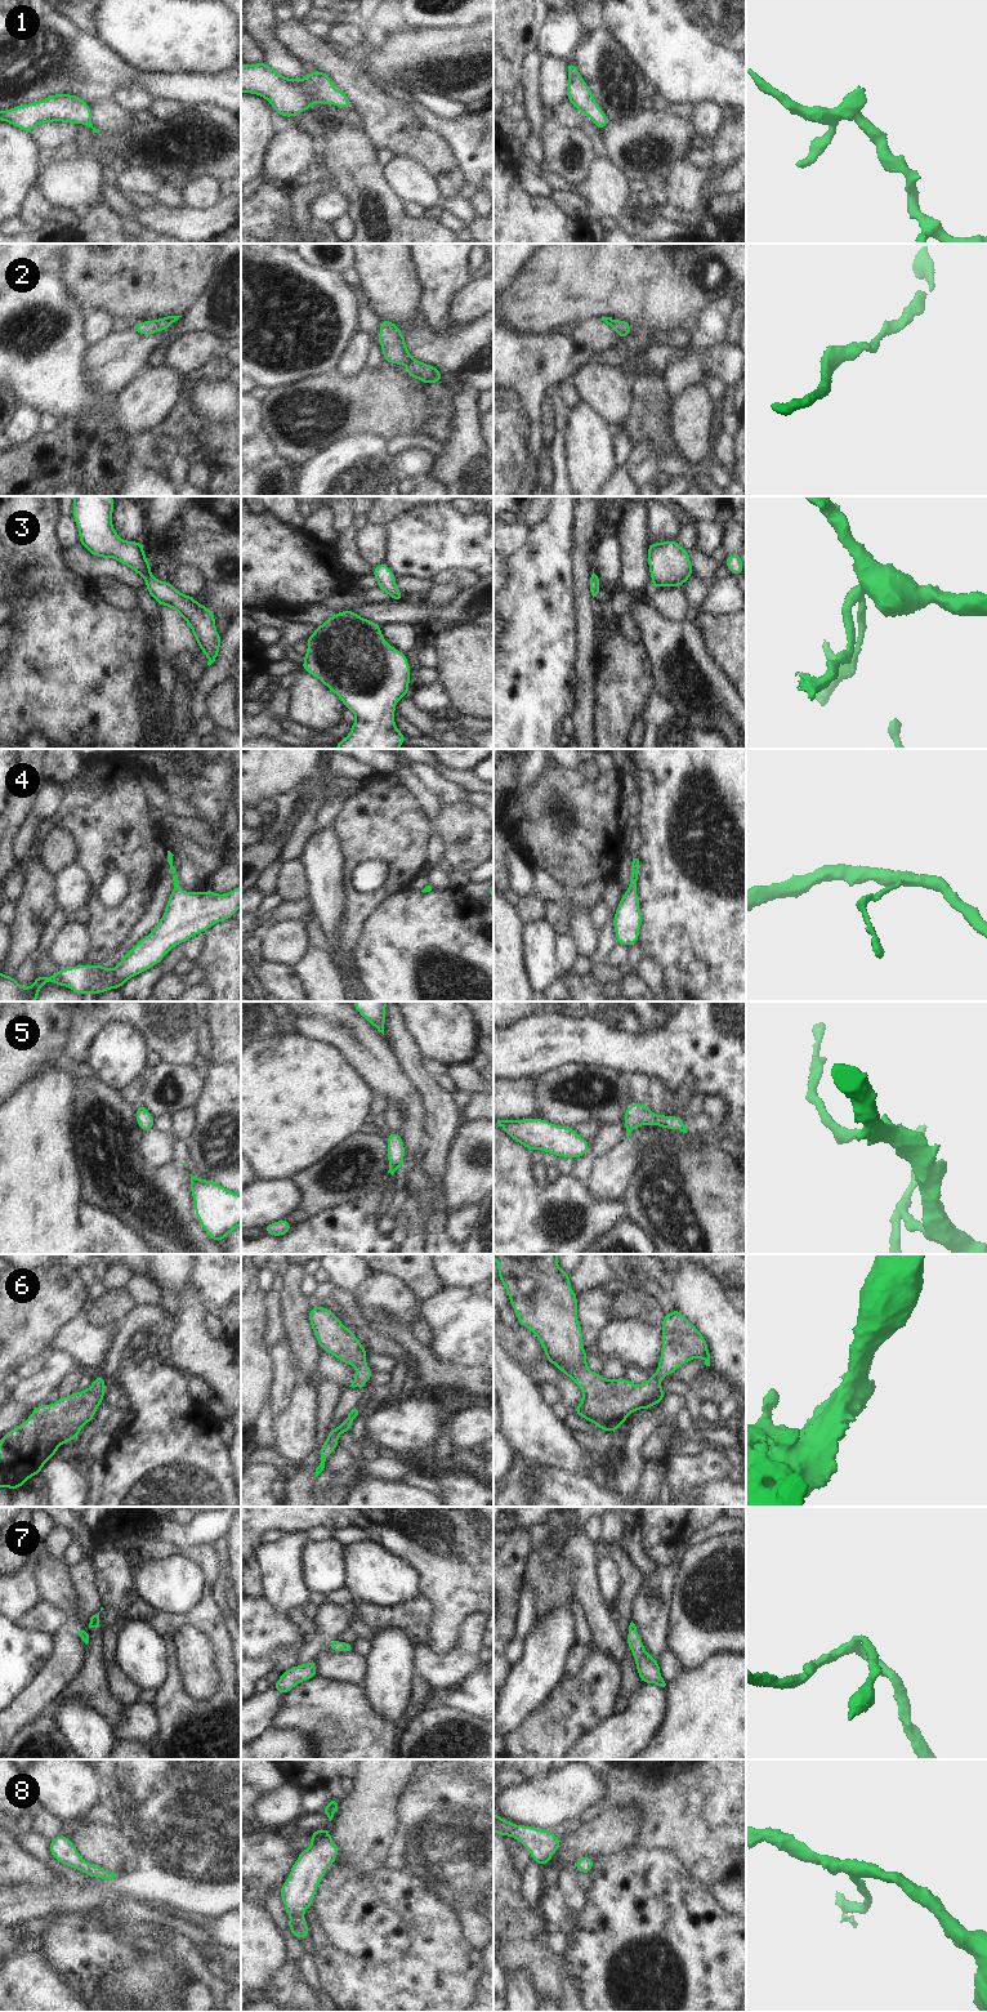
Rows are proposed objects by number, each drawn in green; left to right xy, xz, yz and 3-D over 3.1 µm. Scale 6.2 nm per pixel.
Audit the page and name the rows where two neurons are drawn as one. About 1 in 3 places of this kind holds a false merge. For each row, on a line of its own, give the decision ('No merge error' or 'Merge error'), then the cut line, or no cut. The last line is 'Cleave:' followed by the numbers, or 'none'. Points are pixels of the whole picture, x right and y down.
1: No merge error. No split
2: No merge error. No split
3: No merge error. No split
4: No merge error. No split
5: No merge error. No split
6: No merge error. No split
7: No merge error. No split
8: No merge error. No split
Cleave: none.

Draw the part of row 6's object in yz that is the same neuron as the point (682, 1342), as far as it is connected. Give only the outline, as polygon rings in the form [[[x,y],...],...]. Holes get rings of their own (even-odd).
[[[494,1254],[497,1263],[499,1280],[503,1282],[517,1320],[531,1330],[542,1346],[546,1361],[555,1365],[566,1377],[571,1378],[582,1391],[581,1402],[572,1410],[581,1418],[594,1423],[602,1431],[615,1433],[626,1418],[643,1409],[660,1404],[666,1395],[660,1380],[675,1374],[679,1366],[693,1359],[704,1359],[710,1366],[707,1342],[701,1331],[688,1321],[676,1308],[662,1319],[662,1346],[657,1373],[651,1374],[642,1384],[633,1384],[626,1378],[606,1379],[591,1371],[588,1365],[582,1342],[582,1329],[577,1320],[577,1294],[570,1284],[571,1273],[558,1264],[558,1254]]]

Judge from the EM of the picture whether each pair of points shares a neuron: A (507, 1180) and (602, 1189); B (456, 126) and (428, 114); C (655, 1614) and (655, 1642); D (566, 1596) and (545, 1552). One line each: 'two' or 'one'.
A: two
B: one
C: one
D: one

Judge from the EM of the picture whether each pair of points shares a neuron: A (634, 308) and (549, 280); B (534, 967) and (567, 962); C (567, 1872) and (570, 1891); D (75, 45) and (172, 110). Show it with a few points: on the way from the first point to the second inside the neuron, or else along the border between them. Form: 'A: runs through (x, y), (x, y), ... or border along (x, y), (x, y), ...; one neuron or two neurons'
A: runs through (621, 284), (617, 280), (574, 280); one neuron
B: border along (555, 935), (555, 957), (562, 971); two neurons
C: runs through (567, 1877), (568, 1886); one neuron
D: border along (152, 94), (182, 103); two neurons

